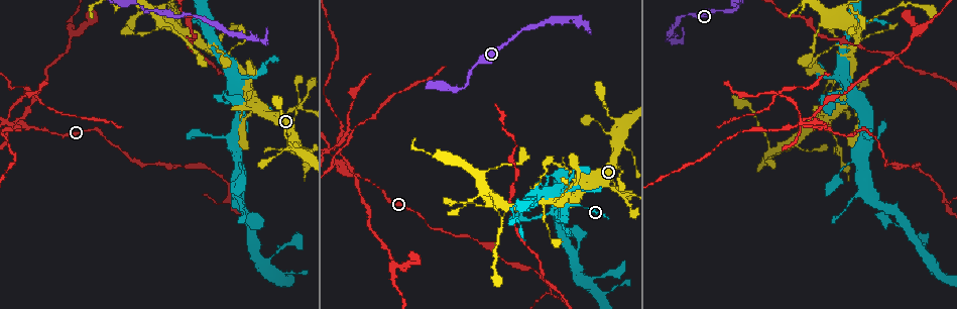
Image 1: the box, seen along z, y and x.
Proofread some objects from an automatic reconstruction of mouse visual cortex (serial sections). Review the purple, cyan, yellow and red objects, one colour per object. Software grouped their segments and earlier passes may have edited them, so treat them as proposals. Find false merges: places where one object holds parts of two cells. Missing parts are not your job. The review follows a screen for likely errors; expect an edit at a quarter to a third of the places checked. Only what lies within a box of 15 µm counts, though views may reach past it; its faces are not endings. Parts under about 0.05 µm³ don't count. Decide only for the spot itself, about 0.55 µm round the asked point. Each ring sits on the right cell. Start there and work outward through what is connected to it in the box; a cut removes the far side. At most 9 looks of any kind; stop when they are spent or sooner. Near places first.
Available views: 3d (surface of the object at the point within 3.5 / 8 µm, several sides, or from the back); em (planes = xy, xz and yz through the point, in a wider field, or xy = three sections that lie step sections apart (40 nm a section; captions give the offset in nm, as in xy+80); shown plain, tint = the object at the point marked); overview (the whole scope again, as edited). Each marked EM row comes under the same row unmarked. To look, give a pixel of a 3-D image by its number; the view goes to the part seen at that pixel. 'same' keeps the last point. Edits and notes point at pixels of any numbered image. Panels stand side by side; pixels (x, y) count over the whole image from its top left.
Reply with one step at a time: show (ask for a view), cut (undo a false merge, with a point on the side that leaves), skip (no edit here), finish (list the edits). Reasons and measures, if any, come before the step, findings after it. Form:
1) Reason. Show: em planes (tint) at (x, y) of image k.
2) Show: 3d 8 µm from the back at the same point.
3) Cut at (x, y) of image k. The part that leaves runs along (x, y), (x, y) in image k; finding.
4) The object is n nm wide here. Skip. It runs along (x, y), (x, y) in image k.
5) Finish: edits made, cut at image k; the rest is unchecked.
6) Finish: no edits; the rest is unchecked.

Narrows sharply. Show: 3d 8 µm at (9, 123) of image 1.

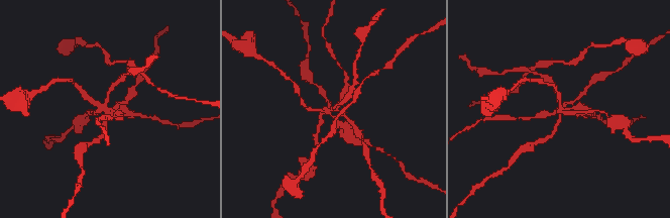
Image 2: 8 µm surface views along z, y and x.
Shape alone is not enough. Show: em xy step 2 (tint) at (110, 112) of image 2.

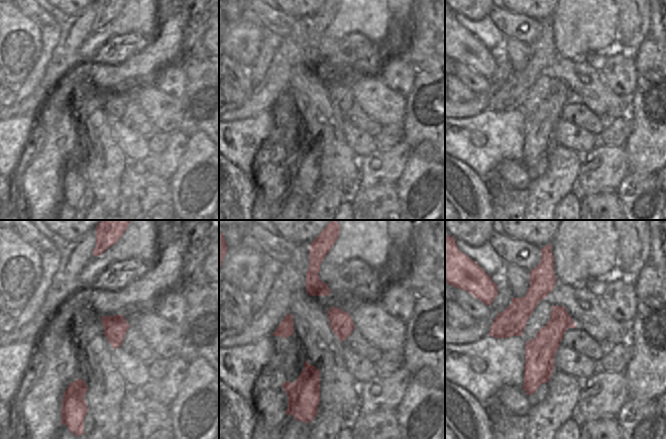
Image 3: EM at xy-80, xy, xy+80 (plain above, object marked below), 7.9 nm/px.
Cut at (342, 98) of image 2. The part that leaves runs along (561, 110), (584, 92) in image 2; two cells meet here.

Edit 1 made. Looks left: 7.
A narrow waist. Show: 3d 8 µm at (569, 204) of image 1.

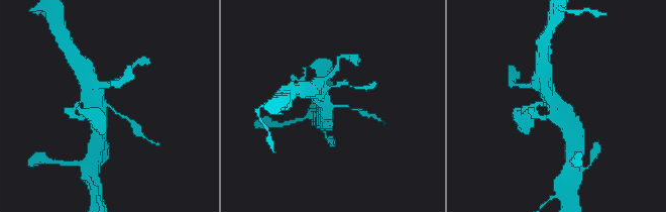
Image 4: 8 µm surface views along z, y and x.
4 arms meet here; the arms are 100, 200, 450, 500 nm wide. Show: em xy step 1 (tint) at (329, 109) of image 4.

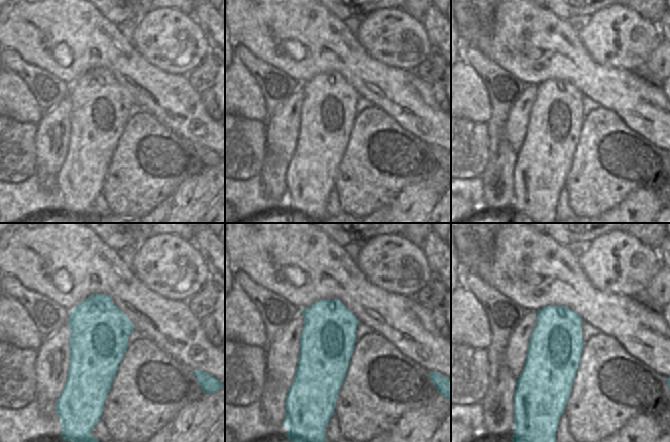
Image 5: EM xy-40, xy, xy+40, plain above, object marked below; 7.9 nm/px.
Skip. All the same cell.

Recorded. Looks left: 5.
Narrows sharply. Show: 3d 3.5 µm at (837, 145) of image 1.

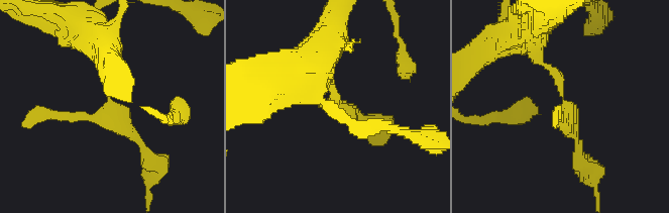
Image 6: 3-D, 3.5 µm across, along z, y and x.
Now the EM. Show: em xy step 2 (tint) at (109, 99) of image 6.

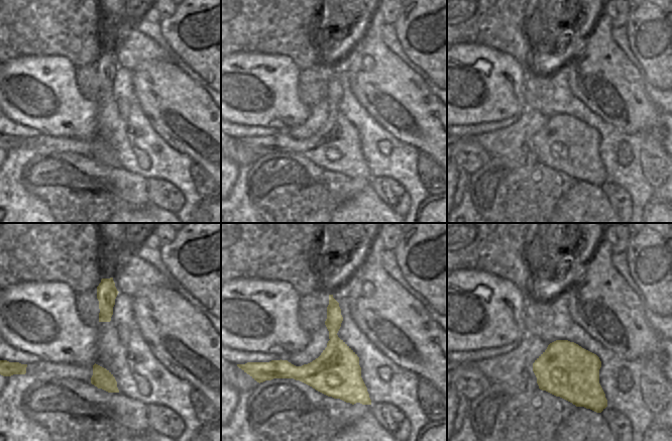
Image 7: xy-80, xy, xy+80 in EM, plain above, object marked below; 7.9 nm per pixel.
Cut it another way. Show: em xy step 1 (tint) at the same point.

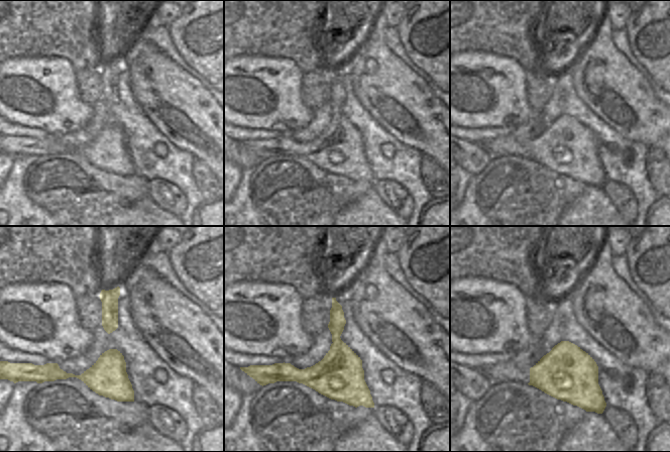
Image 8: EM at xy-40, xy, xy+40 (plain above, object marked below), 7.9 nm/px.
Cut at (128, 128) of image 6. Two cells meet here.

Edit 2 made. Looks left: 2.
Small branch off a trunk. Show: 3d 3.5 µm at (548, 200) of image 1.

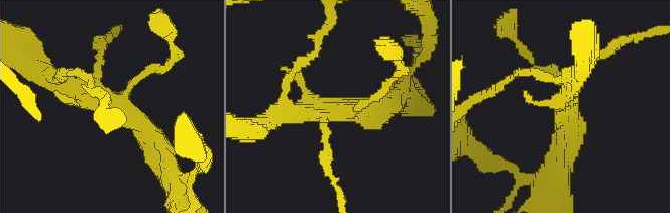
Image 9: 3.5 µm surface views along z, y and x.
Show: em xy step 2 (tint) at (119, 105) of image 9.

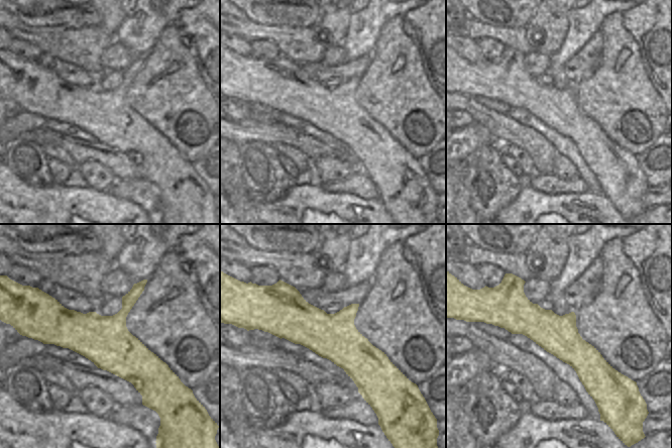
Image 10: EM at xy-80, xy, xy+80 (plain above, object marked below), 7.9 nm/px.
Skip. It runs along (165, 155), (128, 112), (57, 78) in image 9; all the same cell.

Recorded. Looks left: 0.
Finish: edits made, cut at image 2, cut at image 6; the rest is unchecked.

